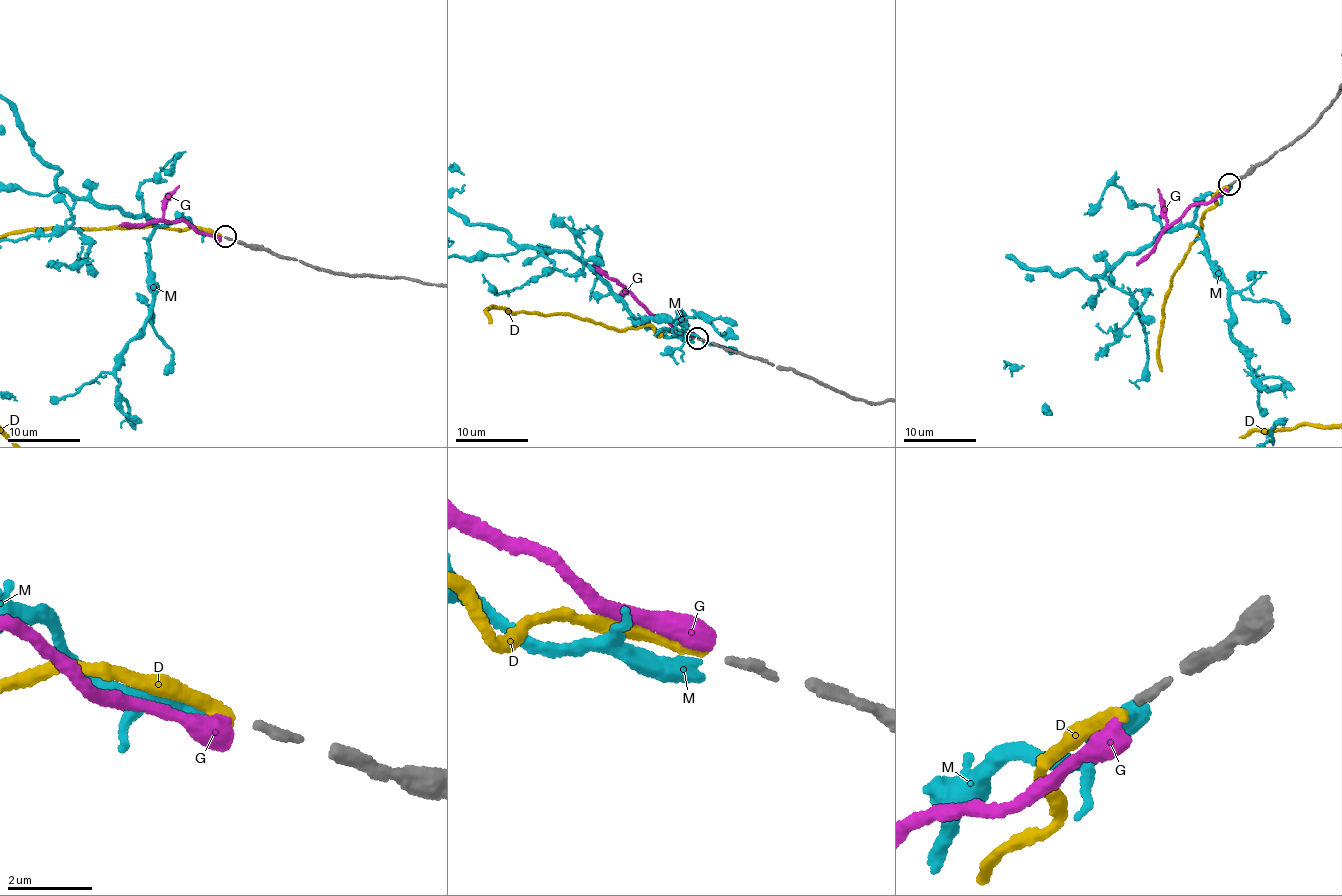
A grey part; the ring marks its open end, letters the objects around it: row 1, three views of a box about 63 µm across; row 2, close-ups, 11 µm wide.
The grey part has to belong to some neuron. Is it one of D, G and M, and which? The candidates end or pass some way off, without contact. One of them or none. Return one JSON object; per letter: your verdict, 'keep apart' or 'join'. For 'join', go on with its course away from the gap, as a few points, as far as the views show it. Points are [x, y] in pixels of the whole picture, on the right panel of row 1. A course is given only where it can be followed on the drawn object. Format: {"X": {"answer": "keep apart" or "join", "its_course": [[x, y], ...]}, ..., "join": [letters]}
{"D": {"answer": "join"}, "G": {"answer": "keep apart"}, "M": {"answer": "keep apart"}, "join": ["D"]}

